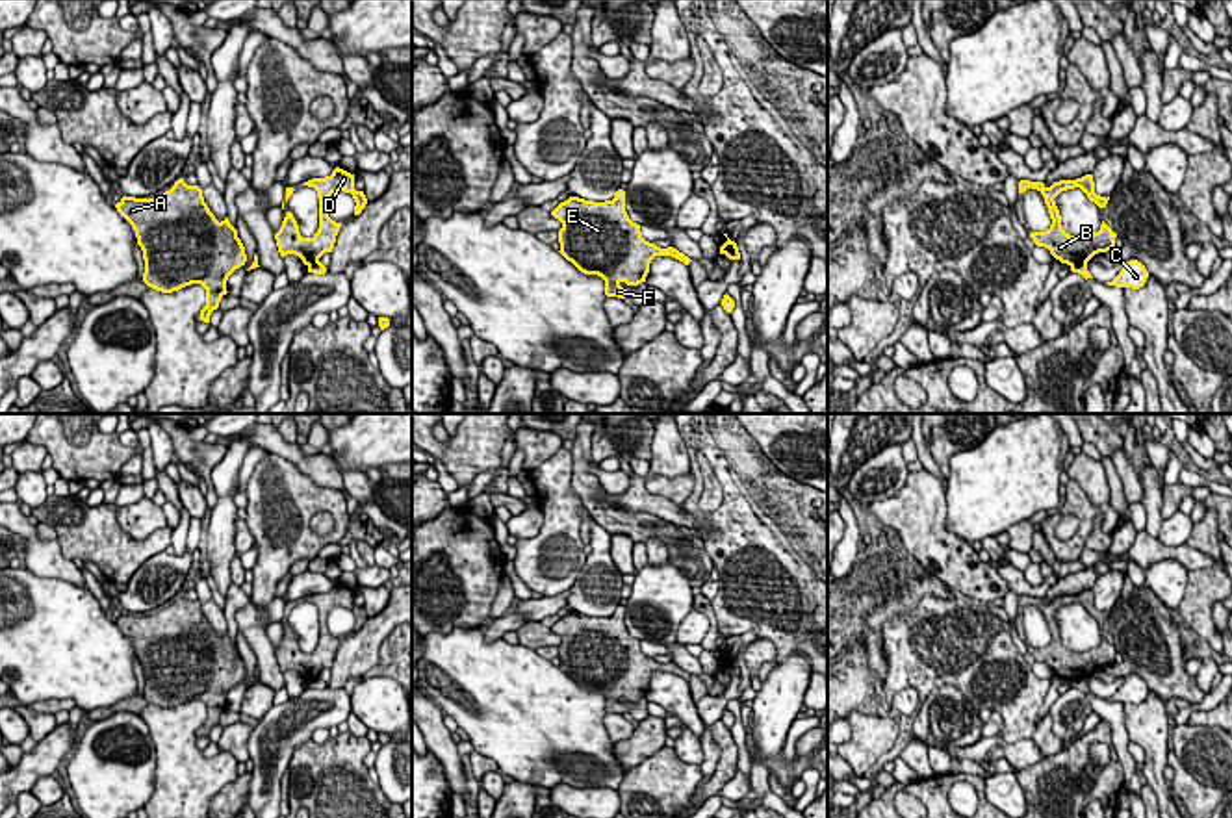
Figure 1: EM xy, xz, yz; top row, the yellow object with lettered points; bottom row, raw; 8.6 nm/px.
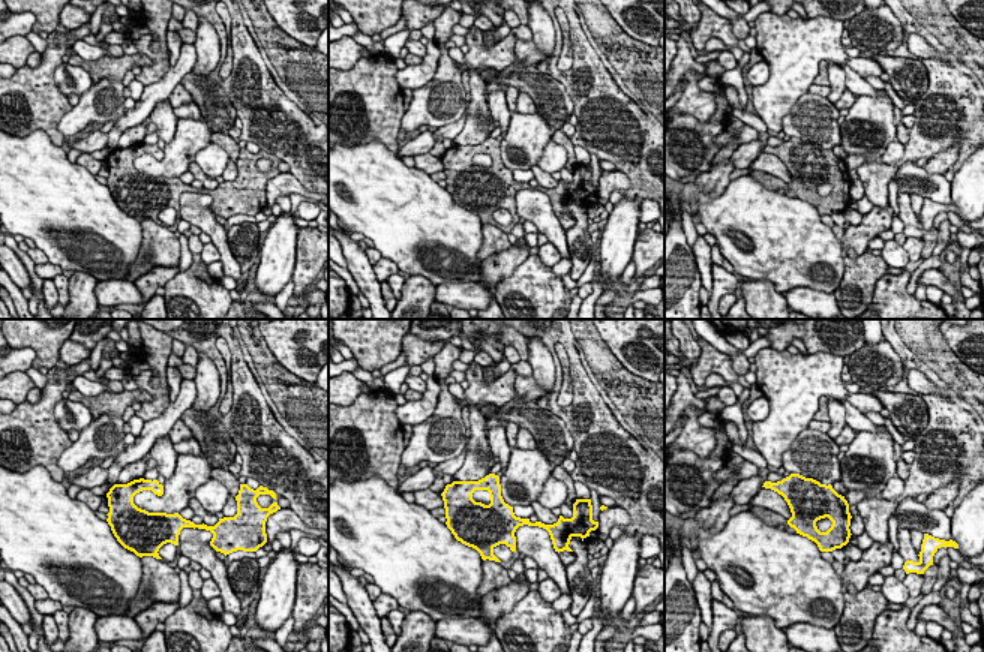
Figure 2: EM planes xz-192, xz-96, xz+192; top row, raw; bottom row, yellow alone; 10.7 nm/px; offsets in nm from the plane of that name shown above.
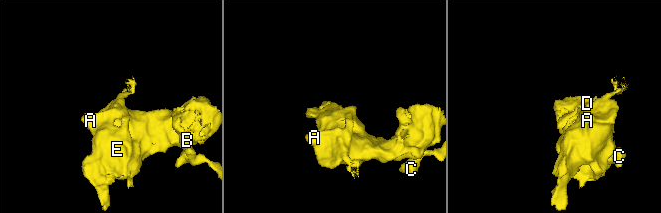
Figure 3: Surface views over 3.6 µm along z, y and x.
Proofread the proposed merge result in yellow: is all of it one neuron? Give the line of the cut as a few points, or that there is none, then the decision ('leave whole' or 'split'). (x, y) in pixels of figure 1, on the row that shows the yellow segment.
cut in yz along (1086, 262), (1071, 266); split

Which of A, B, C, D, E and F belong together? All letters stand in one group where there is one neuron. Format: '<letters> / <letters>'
A B D E F / C

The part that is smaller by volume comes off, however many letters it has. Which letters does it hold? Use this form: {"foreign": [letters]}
{"foreign": ["A", "B", "D", "E", "F"]}

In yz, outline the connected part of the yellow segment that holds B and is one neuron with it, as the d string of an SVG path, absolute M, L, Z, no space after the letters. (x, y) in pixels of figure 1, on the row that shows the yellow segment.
M1085 174L1076 180L1059 180L1050 187L1046 187L1043 182L1019 182L1019 193L1024 193L1030 187L1043 195L1052 219L1048 230L1032 232L1030 237L1037 247L1048 249L1056 260L1067 265L1087 263L1095 254L1108 252L1115 247L1117 234L1104 221L1098 232L1084 237L1071 236L1061 226L1061 215L1054 200L1061 191L1080 187L1091 202L1095 202L1098 208L1106 208L1110 197L1106 198L1095 193L1093 174Z

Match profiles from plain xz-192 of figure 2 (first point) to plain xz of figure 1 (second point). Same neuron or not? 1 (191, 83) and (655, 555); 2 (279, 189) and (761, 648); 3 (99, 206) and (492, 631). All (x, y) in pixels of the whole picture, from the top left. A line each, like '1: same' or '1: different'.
1: different
2: same
3: different

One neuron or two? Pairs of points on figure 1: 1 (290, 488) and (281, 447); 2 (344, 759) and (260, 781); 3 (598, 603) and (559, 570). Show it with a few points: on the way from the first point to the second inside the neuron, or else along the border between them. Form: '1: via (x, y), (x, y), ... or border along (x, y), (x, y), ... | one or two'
1: border along (269, 451), (288, 459), (318, 485) | two
2: border along (310, 737), (294, 752), (286, 766) | two
3: border along (579, 575), (568, 588) | two

